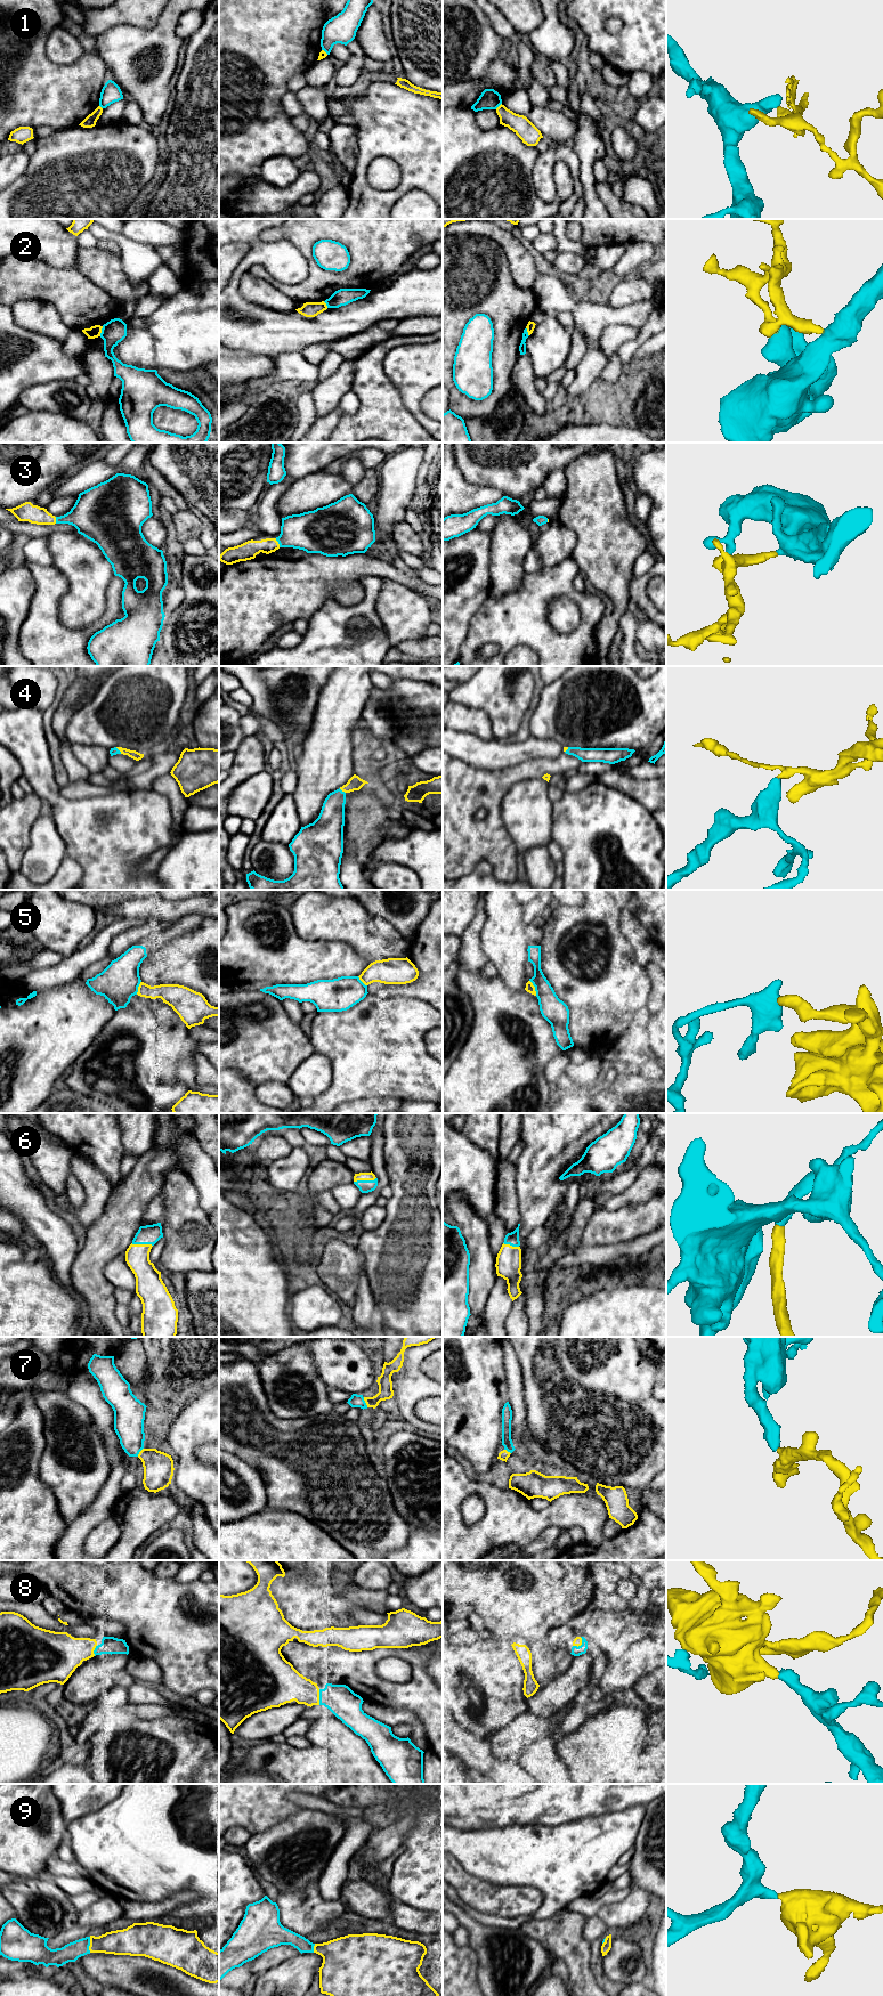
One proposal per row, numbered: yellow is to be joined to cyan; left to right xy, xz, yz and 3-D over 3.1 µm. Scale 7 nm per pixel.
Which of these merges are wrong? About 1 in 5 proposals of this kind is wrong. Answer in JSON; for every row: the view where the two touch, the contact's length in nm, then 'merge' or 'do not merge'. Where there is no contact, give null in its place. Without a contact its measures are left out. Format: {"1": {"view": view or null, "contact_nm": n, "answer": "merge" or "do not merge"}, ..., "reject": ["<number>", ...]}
{"1": {"view": "yz", "contact_nm": 60, "answer": "do not merge"}, "2": {"view": "xy", "contact_nm": 80, "answer": "do not merge"}, "3": {"view": "xz", "contact_nm": 70, "answer": "merge"}, "4": {"view": "xz", "contact_nm": 60, "answer": "merge"}, "5": {"view": "yz", "contact_nm": 120, "answer": "do not merge"}, "6": {"view": "xz", "contact_nm": 160, "answer": "merge"}, "7": {"view": "xz", "contact_nm": 80, "answer": "merge"}, "8": {"view": "xz", "contact_nm": 110, "answer": "merge"}, "9": {"view": "xy", "contact_nm": 110, "answer": "merge"}, "reject": ["1", "2", "5"]}

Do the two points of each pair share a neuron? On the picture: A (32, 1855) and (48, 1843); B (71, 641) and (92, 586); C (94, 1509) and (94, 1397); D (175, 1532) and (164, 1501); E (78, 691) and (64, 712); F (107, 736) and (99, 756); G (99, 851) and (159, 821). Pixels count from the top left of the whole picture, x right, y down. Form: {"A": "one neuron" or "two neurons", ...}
{"A": "one neuron", "B": "two neurons", "C": "one neuron", "D": "two neurons", "E": "one neuron", "F": "two neurons", "G": "one neuron"}

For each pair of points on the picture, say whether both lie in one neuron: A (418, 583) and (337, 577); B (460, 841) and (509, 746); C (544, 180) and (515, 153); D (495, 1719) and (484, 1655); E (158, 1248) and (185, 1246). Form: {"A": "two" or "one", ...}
{"A": "one", "B": "two", "C": "two", "D": "one", "E": "two"}

